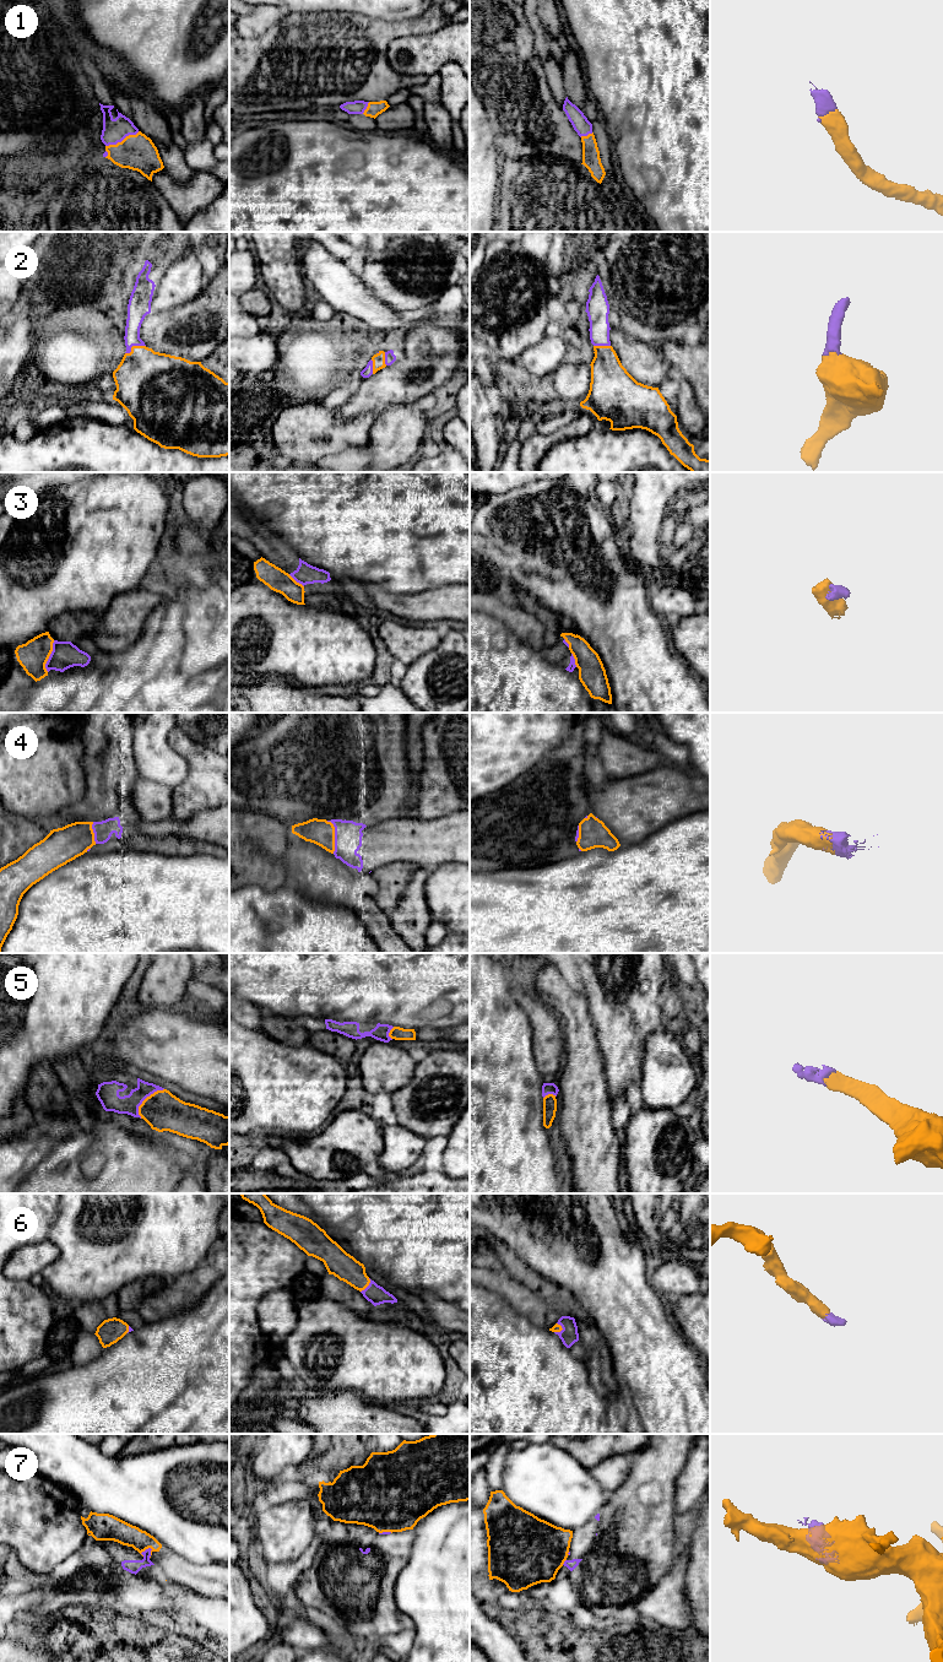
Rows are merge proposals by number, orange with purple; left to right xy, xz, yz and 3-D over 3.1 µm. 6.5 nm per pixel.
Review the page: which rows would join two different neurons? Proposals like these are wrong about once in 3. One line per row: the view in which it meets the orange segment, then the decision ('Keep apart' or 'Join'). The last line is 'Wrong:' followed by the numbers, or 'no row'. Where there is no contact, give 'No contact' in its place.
1: Touches orange in xy. Join
2: Touches orange in xy. Join
3: Touches orange in xy. Keep apart
4: Touches orange in xz. Join
5: Touches orange in xy. Join
6: Touches orange in xz. Join
7: Touches orange in xy. Keep apart
Wrong: 3, 7

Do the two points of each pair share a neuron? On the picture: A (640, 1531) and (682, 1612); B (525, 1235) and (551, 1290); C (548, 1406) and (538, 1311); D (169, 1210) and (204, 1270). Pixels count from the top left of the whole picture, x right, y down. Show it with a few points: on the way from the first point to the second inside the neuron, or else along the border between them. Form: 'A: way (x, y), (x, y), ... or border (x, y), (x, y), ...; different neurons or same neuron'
A: border (675, 1560), (672, 1566), (652, 1586); different neurons
B: border (540, 1275), (570, 1290); different neurons
C: border (515, 1310), (534, 1324), (543, 1326); different neurons
D: border (210, 1259), (174, 1277); different neurons

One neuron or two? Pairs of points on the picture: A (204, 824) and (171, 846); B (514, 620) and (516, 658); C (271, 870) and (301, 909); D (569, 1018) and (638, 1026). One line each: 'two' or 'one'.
A: two
B: two
C: two
D: two

